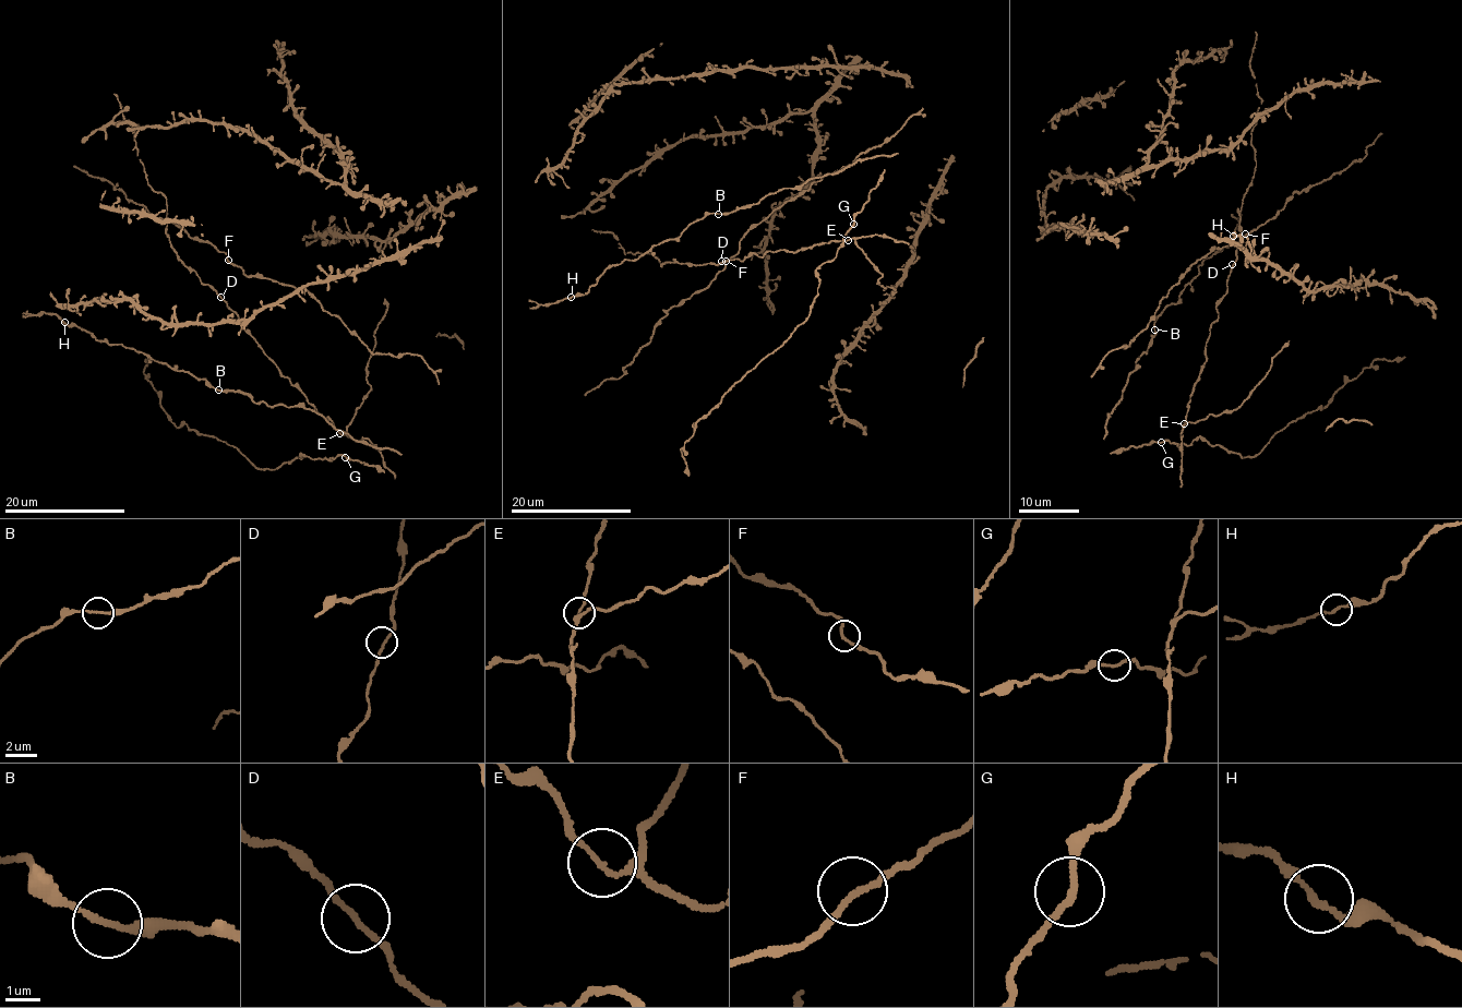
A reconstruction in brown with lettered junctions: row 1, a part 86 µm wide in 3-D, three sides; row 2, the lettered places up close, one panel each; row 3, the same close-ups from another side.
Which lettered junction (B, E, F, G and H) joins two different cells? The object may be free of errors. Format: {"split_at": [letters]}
{"split_at": []}

